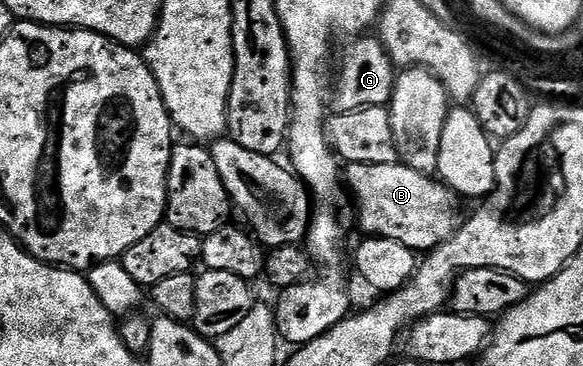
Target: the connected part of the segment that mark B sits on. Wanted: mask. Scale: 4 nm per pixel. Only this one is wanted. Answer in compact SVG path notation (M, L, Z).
M401 161L389 165L350 164L345 171L345 183L350 194L355 194L359 223L368 236L401 241L410 251L430 253L457 230L457 199L451 188L430 174L409 169Z

